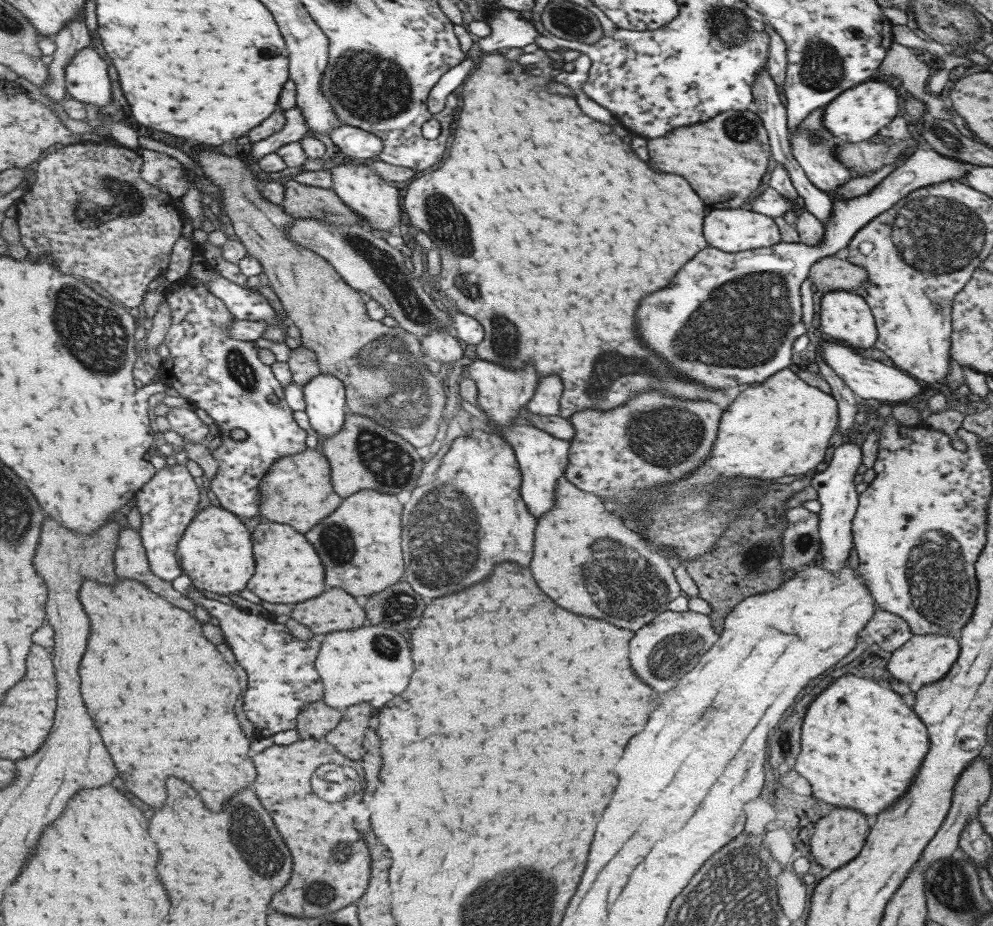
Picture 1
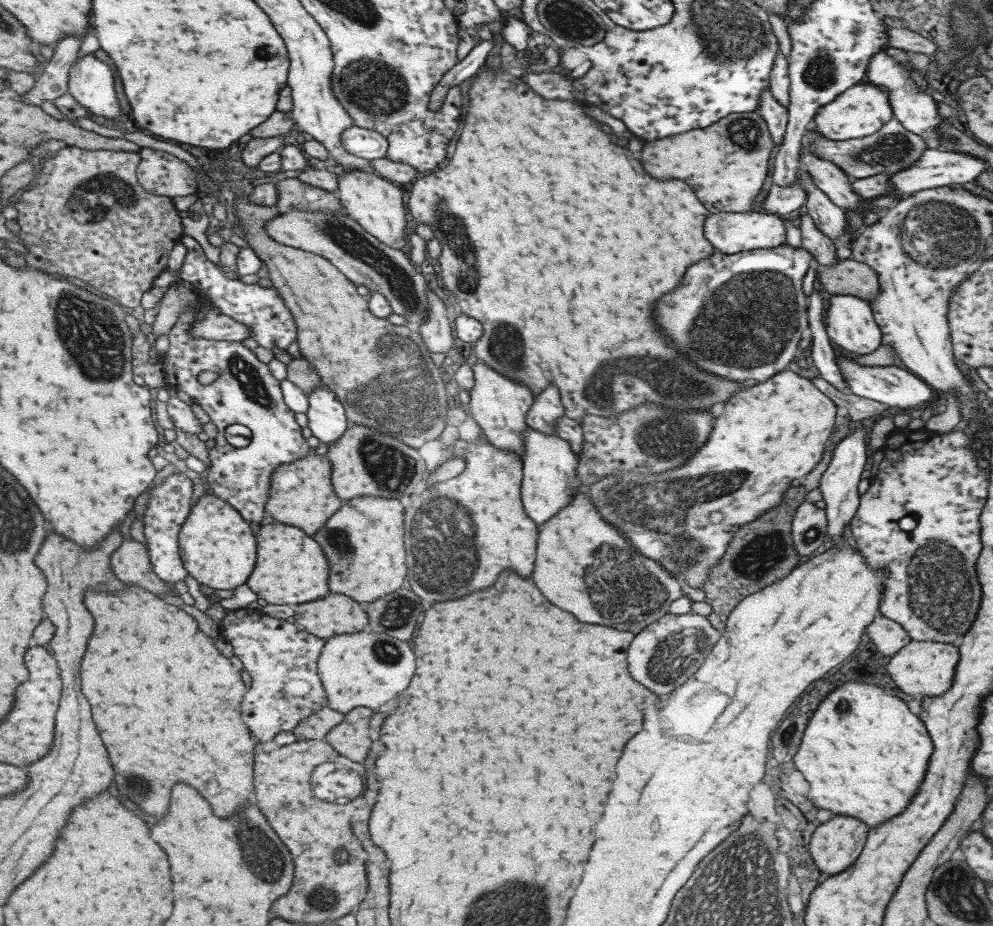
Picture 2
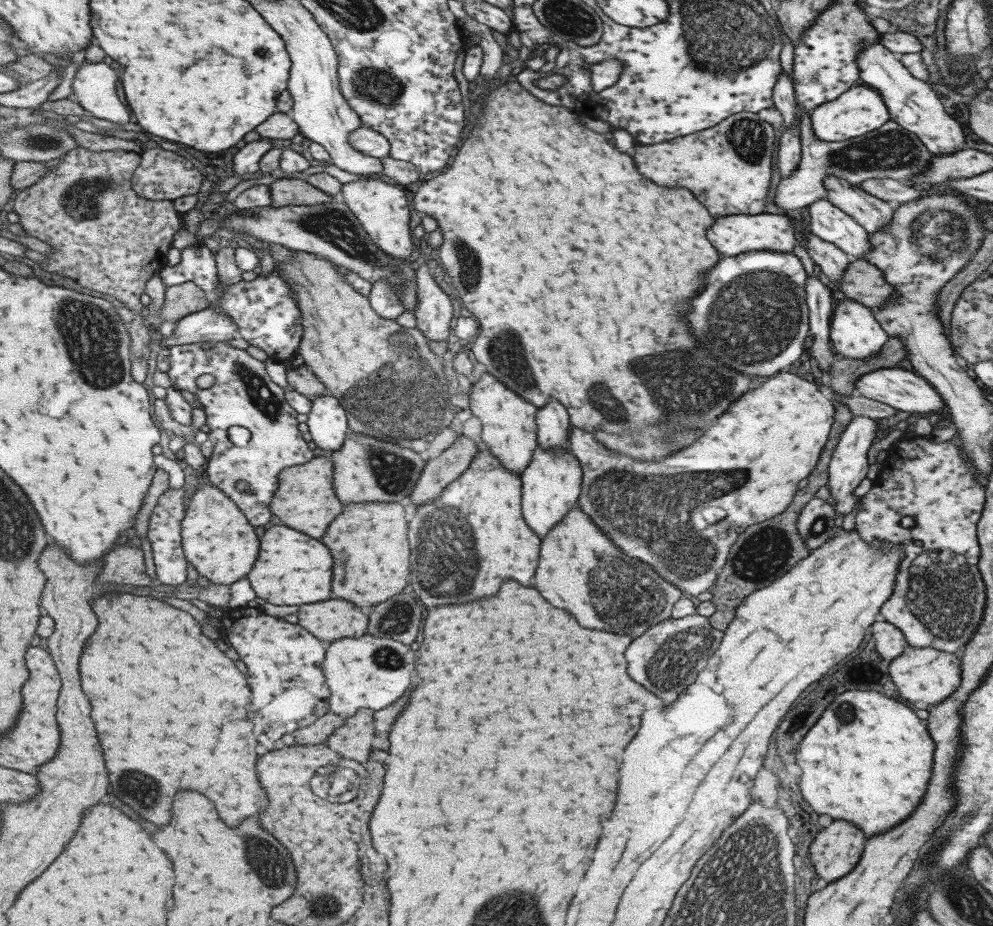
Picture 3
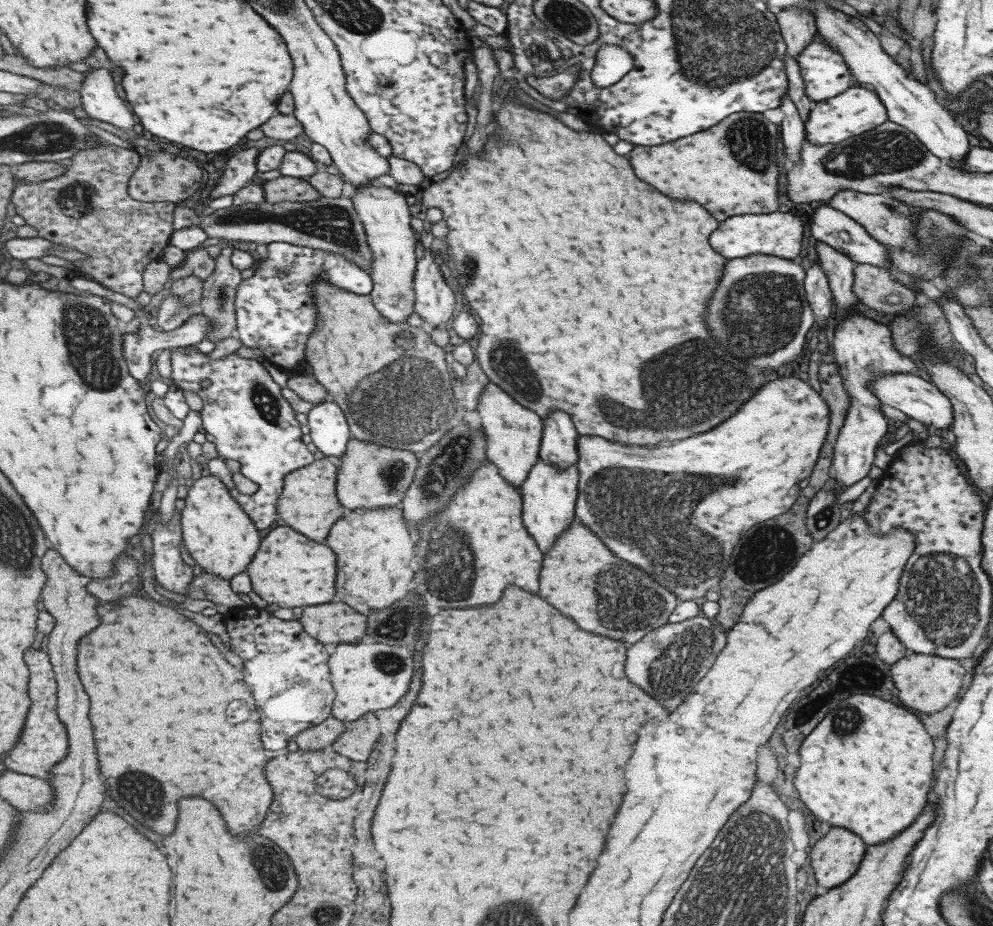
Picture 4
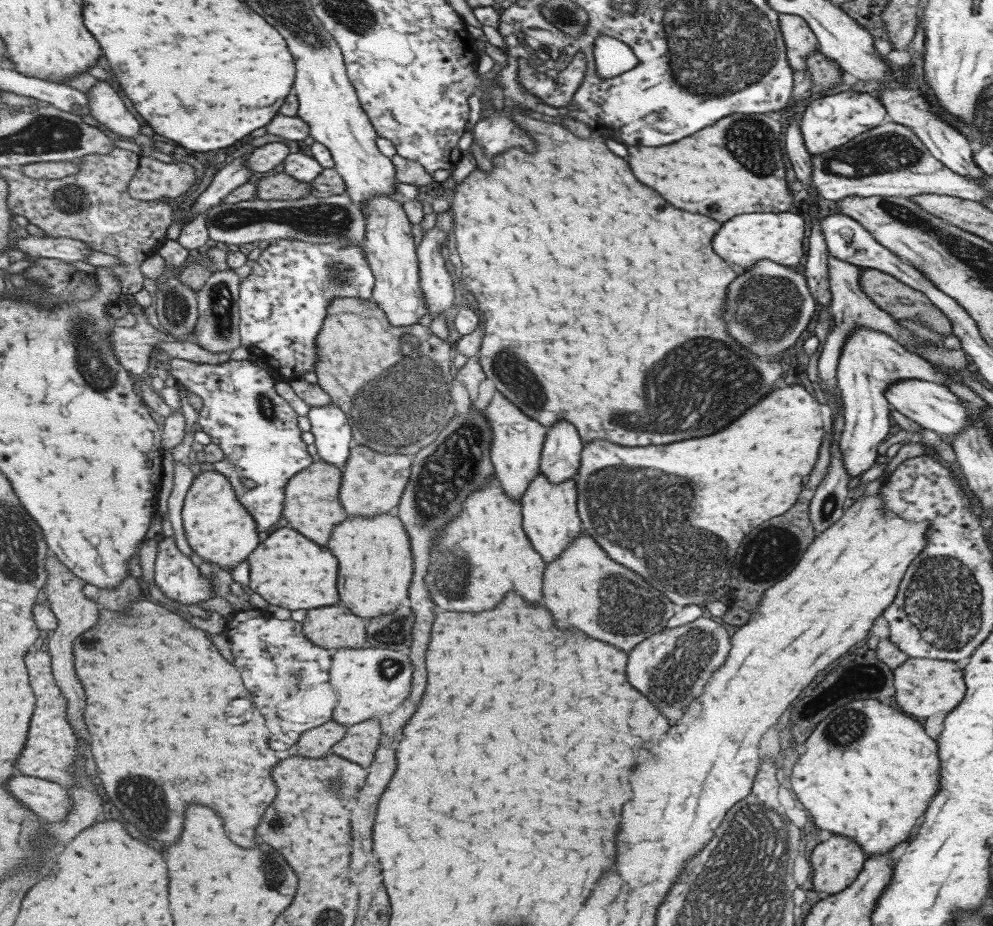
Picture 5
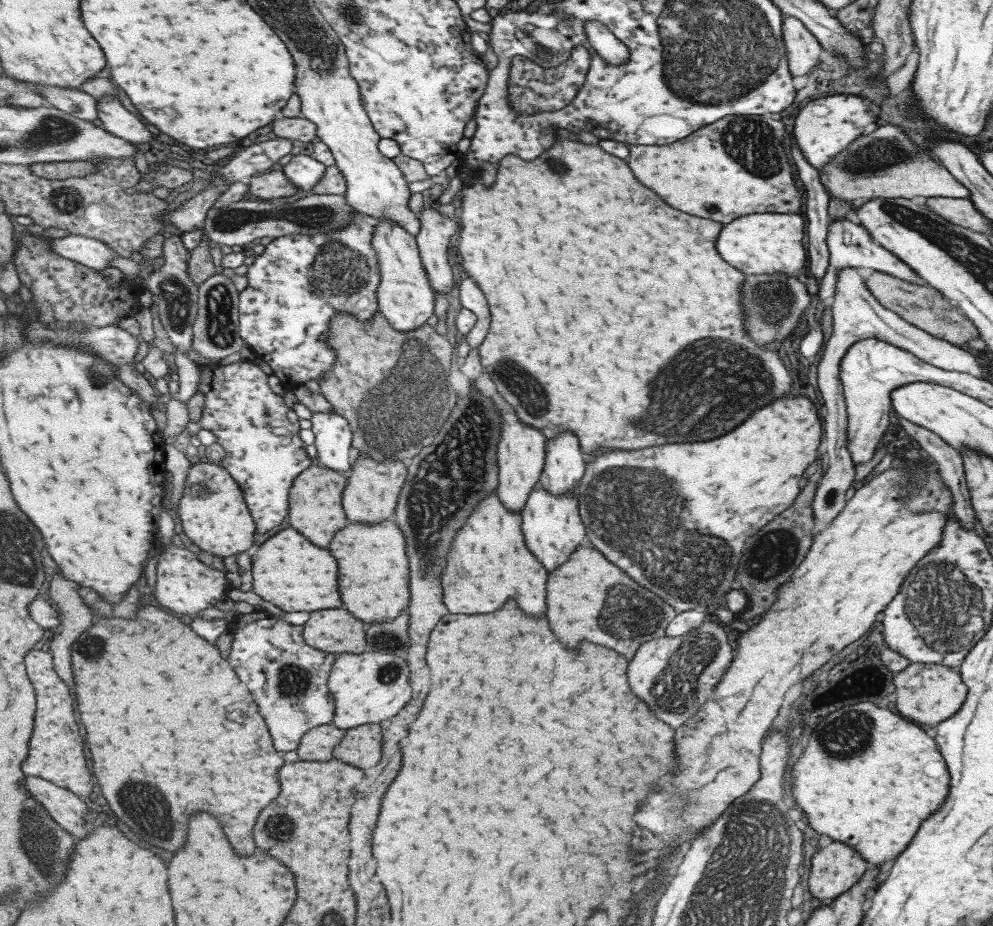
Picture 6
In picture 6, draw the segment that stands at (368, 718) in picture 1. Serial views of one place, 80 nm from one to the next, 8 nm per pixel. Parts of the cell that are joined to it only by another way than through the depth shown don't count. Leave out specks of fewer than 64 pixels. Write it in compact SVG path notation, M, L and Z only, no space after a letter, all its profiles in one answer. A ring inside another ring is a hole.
M379 723L363 724L347 730L345 738L335 747L334 758L369 770L382 762L384 734Z

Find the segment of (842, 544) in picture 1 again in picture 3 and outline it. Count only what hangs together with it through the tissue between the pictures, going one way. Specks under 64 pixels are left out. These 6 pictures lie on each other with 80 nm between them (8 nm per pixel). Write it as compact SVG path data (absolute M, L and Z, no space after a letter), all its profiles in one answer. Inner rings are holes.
M851 416L849 424L847 424L837 444L834 446L828 462L826 485L833 502L835 502L835 505L832 507L836 516L849 514L855 506L857 499L853 497L853 491L859 482L865 478L868 466L867 450L876 441L878 423L878 420L869 419L865 416Z

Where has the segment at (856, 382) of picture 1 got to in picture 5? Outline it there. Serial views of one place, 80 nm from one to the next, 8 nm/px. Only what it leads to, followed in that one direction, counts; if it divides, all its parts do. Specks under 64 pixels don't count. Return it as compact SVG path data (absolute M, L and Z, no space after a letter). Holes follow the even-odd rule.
M897 380L885 388L883 396L891 408L900 412L908 420L919 427L936 432L951 442L954 436L965 427L971 426L969 414L966 414L960 398L949 392L943 385L937 385L923 380Z

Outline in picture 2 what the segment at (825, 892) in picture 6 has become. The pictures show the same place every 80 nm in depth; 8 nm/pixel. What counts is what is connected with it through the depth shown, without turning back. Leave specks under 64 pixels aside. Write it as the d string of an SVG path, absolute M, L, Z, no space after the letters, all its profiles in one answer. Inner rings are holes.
M834 815L819 824L809 842L809 855L819 873L833 877L839 872L846 871L862 852L868 829L868 826L859 819L845 815Z

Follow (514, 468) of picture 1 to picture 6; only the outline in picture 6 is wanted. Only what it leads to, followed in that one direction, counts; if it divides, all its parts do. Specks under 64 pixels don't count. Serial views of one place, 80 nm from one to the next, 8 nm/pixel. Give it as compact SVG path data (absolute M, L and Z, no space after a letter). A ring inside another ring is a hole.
M493 494L485 496L479 508L471 512L471 520L459 528L443 572L443 592L447 592L451 614L487 614L497 610L507 598L513 598L531 618L545 614L547 572L527 550L520 522L520 514L508 509Z

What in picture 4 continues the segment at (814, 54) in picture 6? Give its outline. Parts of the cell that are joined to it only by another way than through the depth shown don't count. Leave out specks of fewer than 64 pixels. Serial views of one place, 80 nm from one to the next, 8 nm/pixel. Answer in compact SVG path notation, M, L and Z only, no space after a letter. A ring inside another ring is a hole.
M785 8L775 14L775 19L786 46L785 53L796 60L796 54L806 48L806 44L817 32L813 14L801 8Z

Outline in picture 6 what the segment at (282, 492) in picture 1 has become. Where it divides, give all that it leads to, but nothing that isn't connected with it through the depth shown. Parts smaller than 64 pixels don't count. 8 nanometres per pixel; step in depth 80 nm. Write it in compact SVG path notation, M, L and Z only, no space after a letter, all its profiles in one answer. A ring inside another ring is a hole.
M320 463L312 464L305 472L295 479L290 493L290 526L299 528L303 536L307 536L313 544L321 548L329 548L335 534L349 523L346 509L342 503L343 495L349 484L349 475L337 472Z

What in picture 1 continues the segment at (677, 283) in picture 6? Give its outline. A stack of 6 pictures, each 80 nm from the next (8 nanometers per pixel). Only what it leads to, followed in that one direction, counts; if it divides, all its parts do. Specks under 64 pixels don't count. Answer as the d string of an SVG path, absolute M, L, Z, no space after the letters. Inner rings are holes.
M502 51L483 53L473 61L473 69L467 75L467 80L463 82L460 92L461 108L457 112L455 136L451 140L447 160L439 170L431 171L405 185L404 208L408 214L409 224L417 231L425 232L440 254L439 284L444 300L450 304L453 311L474 318L484 330L483 340L475 347L477 358L493 361L493 364L511 370L521 370L523 366L527 366L527 362L531 362L537 378L545 378L547 374L557 374L564 388L556 416L563 419L571 418L575 412L583 409L606 411L615 408L622 405L631 395L649 390L663 392L678 399L703 400L697 394L709 389L703 389L697 383L693 383L693 380L686 380L685 377L677 378L657 356L645 350L633 334L635 330L633 312L637 302L649 292L665 288L673 278L673 274L695 252L708 246L701 236L701 220L705 206L699 200L699 196L695 196L695 192L681 176L651 170L645 162L641 162L631 152L629 146L613 148L619 138L615 134L611 136L611 125L587 118L577 108L573 96L550 93L547 84L552 76L557 74L556 67L553 67L549 74L540 76L537 71L529 71L526 66L519 65L515 60L505 59Z

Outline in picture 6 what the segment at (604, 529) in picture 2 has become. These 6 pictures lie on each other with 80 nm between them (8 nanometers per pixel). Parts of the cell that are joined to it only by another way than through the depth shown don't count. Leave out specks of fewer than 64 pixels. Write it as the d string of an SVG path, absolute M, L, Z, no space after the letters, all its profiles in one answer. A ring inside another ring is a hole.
M585 541L575 547L562 565L547 574L547 622L565 648L575 648L577 640L607 646L627 660L640 644L664 635L667 623L677 611L660 596L637 584L626 572L609 562Z

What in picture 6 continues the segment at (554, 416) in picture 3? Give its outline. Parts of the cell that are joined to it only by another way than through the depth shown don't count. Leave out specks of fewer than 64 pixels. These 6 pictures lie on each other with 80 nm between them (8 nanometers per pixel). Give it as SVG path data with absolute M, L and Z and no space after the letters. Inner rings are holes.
M571 431L559 433L546 441L544 465L537 484L551 496L571 494L581 480L586 456Z

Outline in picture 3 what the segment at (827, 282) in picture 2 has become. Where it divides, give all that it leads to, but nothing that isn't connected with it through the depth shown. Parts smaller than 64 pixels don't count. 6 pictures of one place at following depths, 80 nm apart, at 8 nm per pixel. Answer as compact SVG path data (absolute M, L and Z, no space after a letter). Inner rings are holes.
M851 259L836 288L830 287L836 294L841 292L847 298L859 301L871 310L880 307L885 301L892 300L894 288L884 281L882 272L863 259Z

